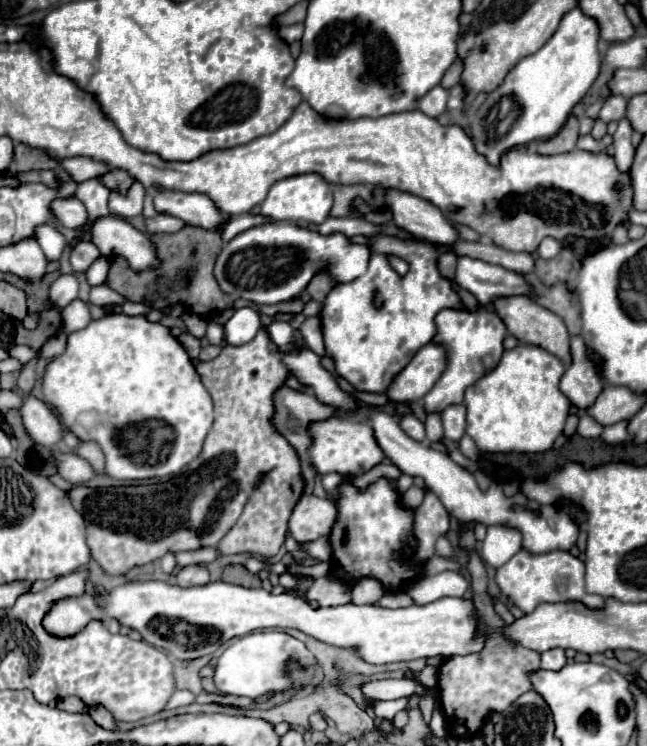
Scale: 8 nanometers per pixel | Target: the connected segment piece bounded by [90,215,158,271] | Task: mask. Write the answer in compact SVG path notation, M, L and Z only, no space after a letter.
M116 215L98 217L90 225L90 233L92 233L92 243L96 243L102 255L106 257L122 255L134 271L148 269L152 267L152 261L158 261L154 245L150 243L148 235L134 229L122 217Z

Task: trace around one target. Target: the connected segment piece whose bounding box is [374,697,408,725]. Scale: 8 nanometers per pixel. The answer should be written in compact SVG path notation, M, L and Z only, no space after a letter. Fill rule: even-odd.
M408 697L404 699L396 699L396 701L376 701L374 703L374 711L376 711L376 725L386 717L386 719L392 719L398 711L402 711L408 703Z

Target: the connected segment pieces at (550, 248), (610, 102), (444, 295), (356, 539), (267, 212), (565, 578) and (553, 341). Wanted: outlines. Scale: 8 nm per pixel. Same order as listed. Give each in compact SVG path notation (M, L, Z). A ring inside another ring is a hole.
M548 237L548 239L544 239L542 243L540 243L540 247L538 247L538 255L542 257L542 259L554 259L558 253L560 253L560 243L556 241L556 239L552 239L552 237Z
M608 97L602 111L600 111L600 119L610 123L610 121L620 121L624 117L624 107L628 105L628 99L626 97Z
M382 235L382 237L372 237L370 247L372 247L372 259L370 259L368 273L358 277L352 283L336 285L330 291L330 295L326 297L322 331L324 331L326 353L336 361L336 373L342 375L344 379L348 379L358 391L384 393L386 387L390 385L392 377L398 375L400 369L404 369L410 363L414 353L420 347L428 345L430 339L434 337L436 313L446 309L446 307L462 307L462 301L460 301L458 293L452 289L452 283L438 273L438 267L436 267L438 251L436 251L434 245L416 243L416 241L402 241L402 239L396 239L396 237ZM388 253L398 255L398 257L402 257L410 263L410 271L404 277L400 277L388 265L388 261L386 261ZM376 291L386 291L386 295L388 295L388 299L384 301L384 305L380 309L374 307L374 293Z
M386 479L376 481L366 493L356 491L350 485L340 487L340 497L334 499L338 507L338 519L330 535L332 543L332 577L348 579L354 585L362 577L374 577L386 585L386 589L406 589L422 575L420 567L412 567L402 561L402 547L416 545L412 535L412 511L398 505L398 493Z
M294 175L288 179L282 179L274 183L268 191L268 197L264 199L262 207L262 217L272 219L272 221L296 221L296 223L314 223L320 225L328 219L330 209L332 209L332 191L328 181L324 181L322 175Z
M518 551L506 565L496 571L496 585L506 599L512 599L518 609L524 613L534 611L540 603L558 603L558 601L580 601L588 607L602 607L604 599L592 595L584 587L584 563L566 551L528 555L528 551Z
M496 297L494 307L496 307L496 313L500 315L500 319L506 323L508 333L514 335L520 343L538 345L568 365L568 359L572 359L572 355L568 351L570 333L558 315L540 307L536 301L532 301L528 297Z

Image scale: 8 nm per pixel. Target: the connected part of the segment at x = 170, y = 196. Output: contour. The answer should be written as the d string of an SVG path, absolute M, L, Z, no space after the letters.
M158 191L154 195L156 211L174 215L190 227L200 227L206 231L220 231L228 217L216 207L216 203L202 193L182 193L182 191Z

